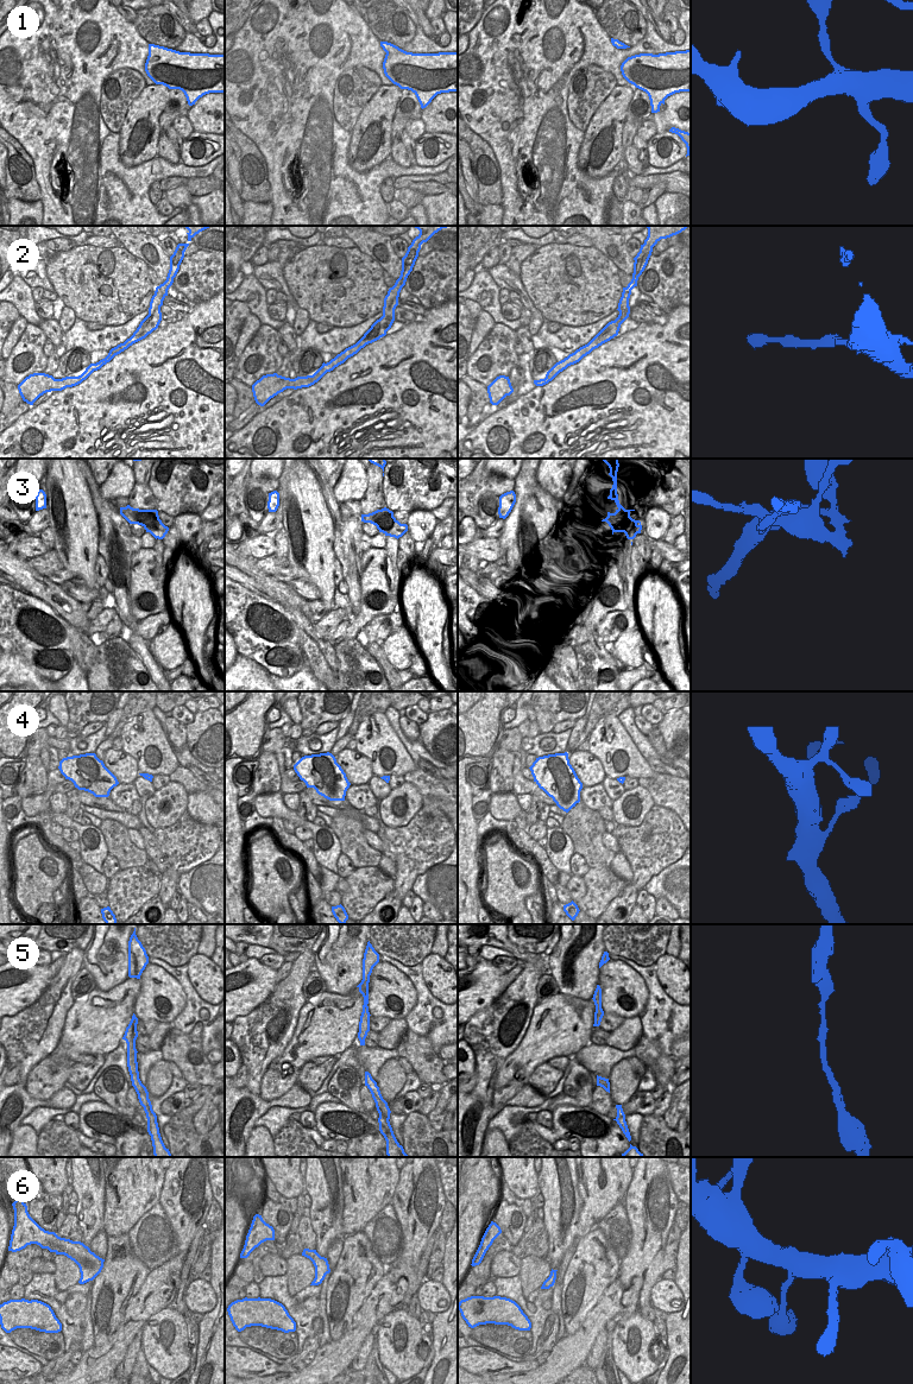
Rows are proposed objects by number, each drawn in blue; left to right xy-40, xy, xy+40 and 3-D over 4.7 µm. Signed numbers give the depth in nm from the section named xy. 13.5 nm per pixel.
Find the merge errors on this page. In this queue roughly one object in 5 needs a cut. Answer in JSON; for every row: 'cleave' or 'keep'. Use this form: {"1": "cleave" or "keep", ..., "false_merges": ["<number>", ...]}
{"1": "keep", "2": "keep", "3": "cleave", "4": "keep", "5": "keep", "6": "keep", "false_merges": ["3"]}

